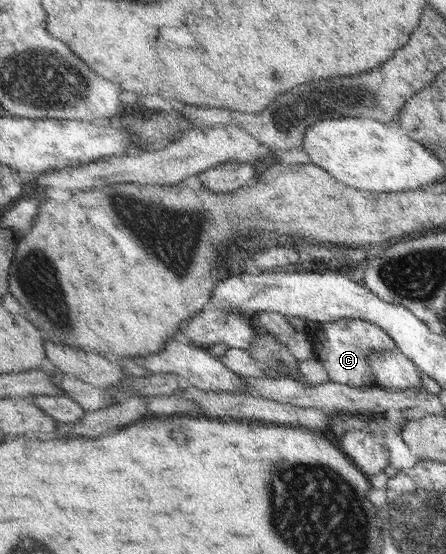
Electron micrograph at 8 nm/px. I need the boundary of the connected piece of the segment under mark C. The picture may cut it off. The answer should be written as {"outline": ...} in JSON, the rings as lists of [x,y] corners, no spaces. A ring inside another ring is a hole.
{"outline":[[[341,319],[337,322],[317,323],[319,331],[314,333],[306,328],[314,340],[318,358],[329,376],[329,380],[353,388],[380,386],[370,365],[370,357],[374,353],[393,351],[398,348],[396,342],[383,328],[363,319]]]}

